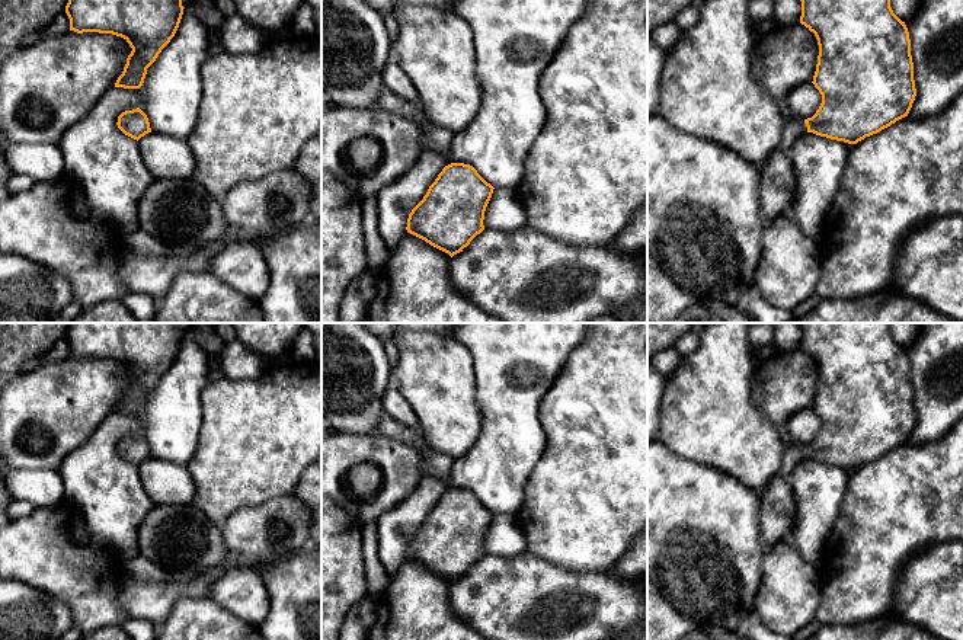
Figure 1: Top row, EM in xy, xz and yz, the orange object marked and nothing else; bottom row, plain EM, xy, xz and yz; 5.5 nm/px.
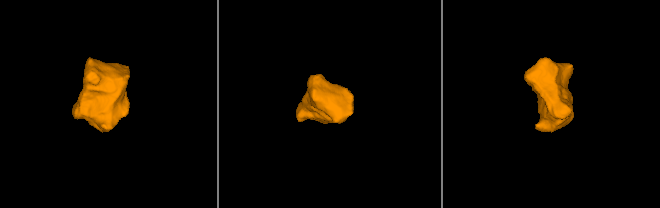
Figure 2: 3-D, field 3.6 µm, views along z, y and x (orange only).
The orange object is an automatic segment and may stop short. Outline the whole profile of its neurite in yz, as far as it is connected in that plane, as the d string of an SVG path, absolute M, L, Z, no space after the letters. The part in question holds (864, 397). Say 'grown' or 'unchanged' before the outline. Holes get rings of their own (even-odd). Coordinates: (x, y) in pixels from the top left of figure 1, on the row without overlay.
grown | M890 323L799 324L800 349L815 359L819 371L812 409L822 420L822 429L807 445L793 444L781 431L780 474L788 479L806 458L857 470L908 442L916 422L911 365L905 348L890 333Z

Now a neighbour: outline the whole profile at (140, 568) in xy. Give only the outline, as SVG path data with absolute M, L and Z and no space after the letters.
M141 554L135 556L125 564L127 572L140 582L169 582L177 580L177 576L172 575L166 569L154 564Z

